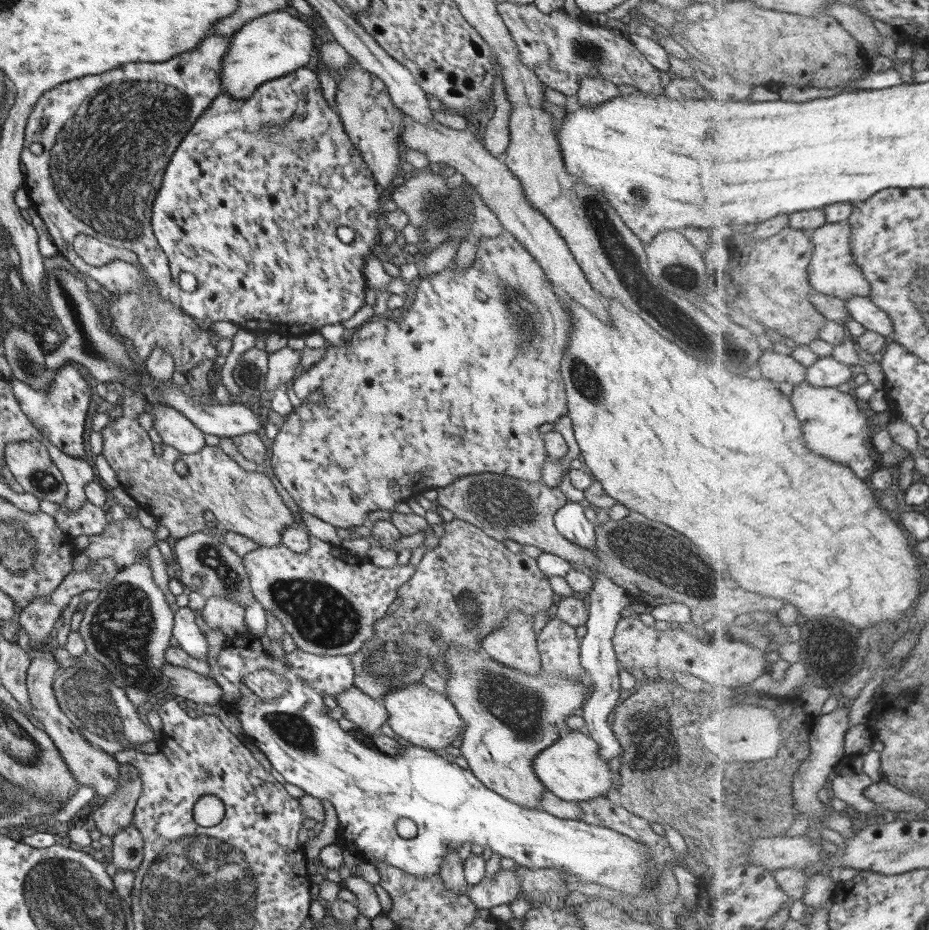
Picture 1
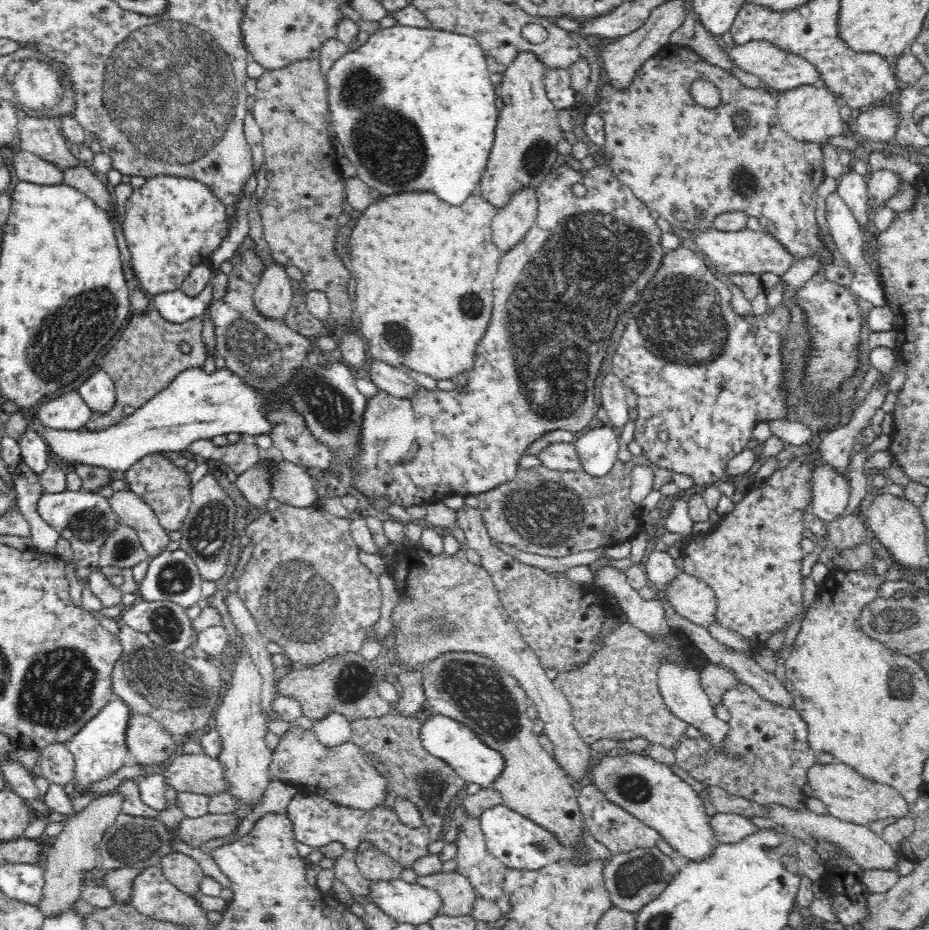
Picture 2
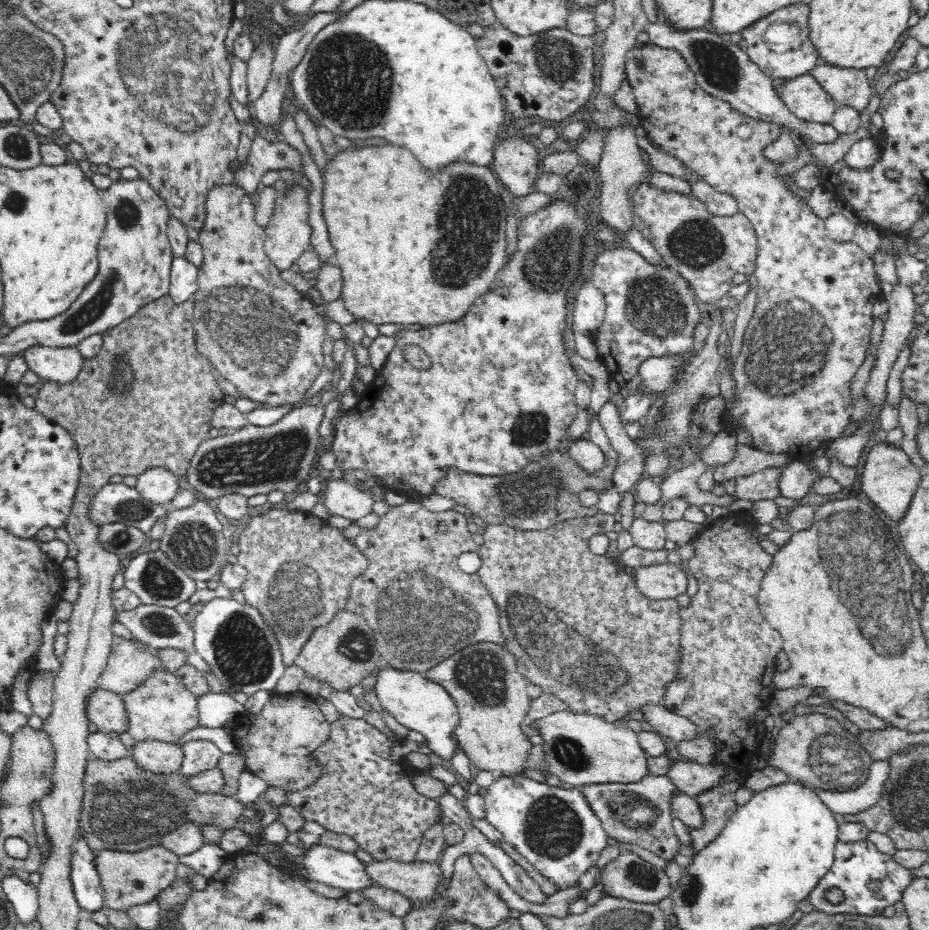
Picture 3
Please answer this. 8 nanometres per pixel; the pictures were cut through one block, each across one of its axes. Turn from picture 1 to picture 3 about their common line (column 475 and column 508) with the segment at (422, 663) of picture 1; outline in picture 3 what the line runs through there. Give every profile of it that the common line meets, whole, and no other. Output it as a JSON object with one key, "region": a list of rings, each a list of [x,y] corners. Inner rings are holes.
{"region":[[[598,512],[594,517],[576,519],[567,519],[565,522],[550,526],[546,530],[532,530],[524,532],[506,526],[488,525],[482,526],[481,533],[484,542],[477,548],[477,553],[481,558],[481,566],[477,570],[481,581],[488,587],[492,597],[498,605],[500,613],[500,626],[504,633],[505,648],[517,660],[518,672],[521,672],[531,683],[539,685],[544,693],[550,693],[557,696],[560,700],[570,705],[574,712],[588,713],[603,718],[604,721],[611,723],[617,722],[626,714],[635,708],[641,708],[650,703],[658,704],[668,692],[668,686],[678,680],[678,670],[682,662],[682,651],[680,651],[680,628],[682,628],[682,617],[680,617],[680,606],[676,599],[654,600],[648,598],[636,587],[633,577],[628,577],[625,566],[614,563],[604,555],[596,555],[589,549],[590,540],[593,536],[605,534],[612,536],[617,531],[614,517]],[[624,580],[624,582],[622,582]],[[590,590],[590,592],[588,592]],[[596,590],[596,592],[592,592]],[[546,624],[550,624],[550,634],[542,632],[542,626],[546,630]]]}

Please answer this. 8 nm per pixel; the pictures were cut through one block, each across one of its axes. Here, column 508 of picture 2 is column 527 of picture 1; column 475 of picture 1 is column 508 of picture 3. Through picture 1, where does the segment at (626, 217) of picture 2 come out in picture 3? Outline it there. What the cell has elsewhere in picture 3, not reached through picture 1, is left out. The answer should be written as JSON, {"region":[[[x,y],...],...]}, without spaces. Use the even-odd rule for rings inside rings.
{"region":[[[566,198],[556,199],[546,206],[537,208],[529,215],[524,215],[519,220],[516,233],[516,248],[506,253],[506,259],[495,280],[491,283],[491,289],[470,306],[466,318],[454,323],[439,325],[432,328],[421,328],[419,330],[402,329],[393,334],[395,347],[388,355],[386,364],[381,367],[382,372],[377,372],[375,380],[365,388],[360,395],[361,400],[352,409],[339,412],[339,417],[335,420],[333,429],[333,441],[331,444],[332,454],[335,456],[335,464],[341,472],[363,472],[373,478],[383,489],[393,490],[398,494],[403,494],[408,498],[426,498],[433,494],[438,482],[446,480],[448,470],[455,468],[466,474],[476,474],[478,476],[500,476],[518,472],[527,464],[536,462],[547,455],[550,451],[559,450],[559,445],[565,438],[568,426],[574,422],[578,414],[578,407],[574,401],[574,392],[579,386],[581,374],[572,364],[572,360],[566,351],[566,340],[564,331],[568,320],[568,294],[572,288],[581,281],[581,267],[584,266],[584,256],[582,250],[586,247],[586,236],[589,232],[590,220],[579,214],[573,202]],[[407,344],[414,344],[430,360],[430,367],[424,371],[418,371],[406,363],[402,355],[402,349]]]}

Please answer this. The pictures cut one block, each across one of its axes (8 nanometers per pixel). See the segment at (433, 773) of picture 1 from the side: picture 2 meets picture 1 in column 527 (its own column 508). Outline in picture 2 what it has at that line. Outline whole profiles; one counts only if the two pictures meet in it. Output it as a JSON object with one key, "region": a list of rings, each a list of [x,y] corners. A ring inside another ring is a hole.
{"region":[[[506,805],[488,808],[479,819],[488,852],[507,869],[534,871],[545,868],[547,865],[558,862],[558,860],[571,860],[572,864],[578,865],[576,855],[560,846],[551,832],[510,810]]]}

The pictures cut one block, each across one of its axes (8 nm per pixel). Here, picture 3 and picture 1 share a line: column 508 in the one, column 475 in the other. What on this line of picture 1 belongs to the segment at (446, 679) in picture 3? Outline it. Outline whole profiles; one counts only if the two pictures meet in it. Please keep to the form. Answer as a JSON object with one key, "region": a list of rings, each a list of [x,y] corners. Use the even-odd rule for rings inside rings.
{"region":[[[452,644],[444,648],[444,666],[447,672],[451,672],[450,677],[444,680],[446,697],[455,707],[459,719],[463,721],[459,735],[459,751],[469,765],[468,770],[485,788],[498,793],[503,799],[519,806],[537,809],[545,789],[531,770],[531,759],[543,749],[551,747],[551,744],[559,739],[559,734],[567,730],[565,717],[573,710],[582,708],[590,687],[582,686],[578,680],[554,677],[542,670],[537,674],[523,674],[514,668],[499,664],[497,660],[481,651],[466,650],[462,646]]]}

